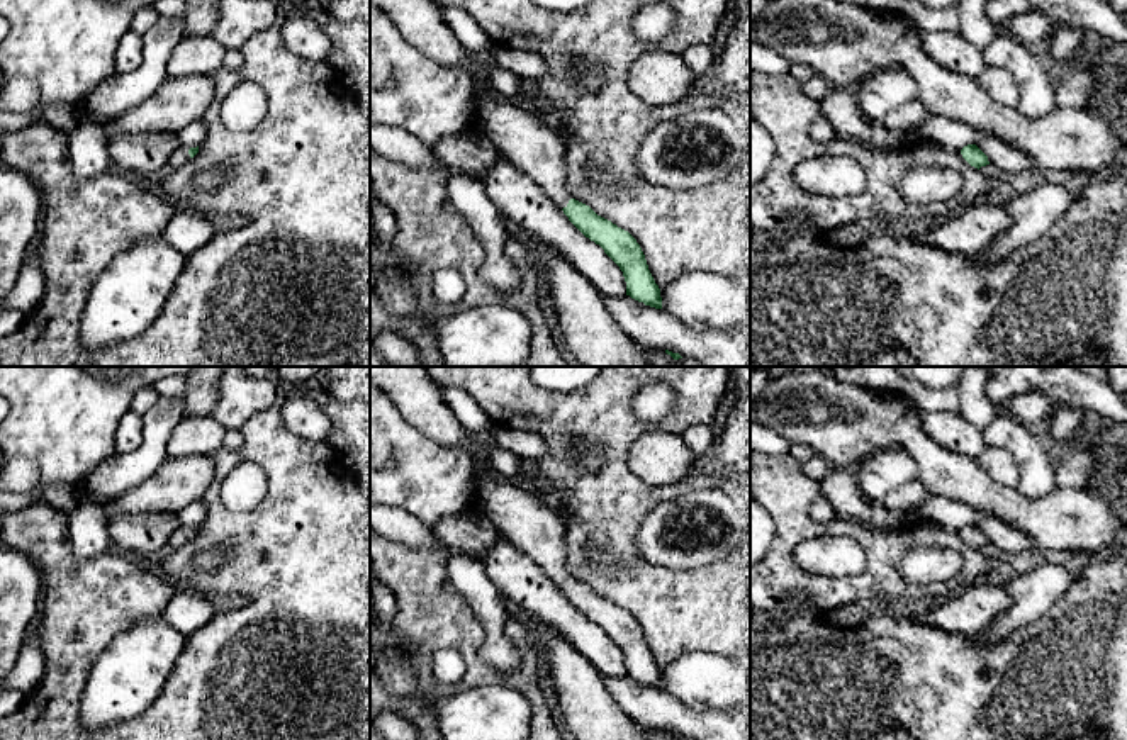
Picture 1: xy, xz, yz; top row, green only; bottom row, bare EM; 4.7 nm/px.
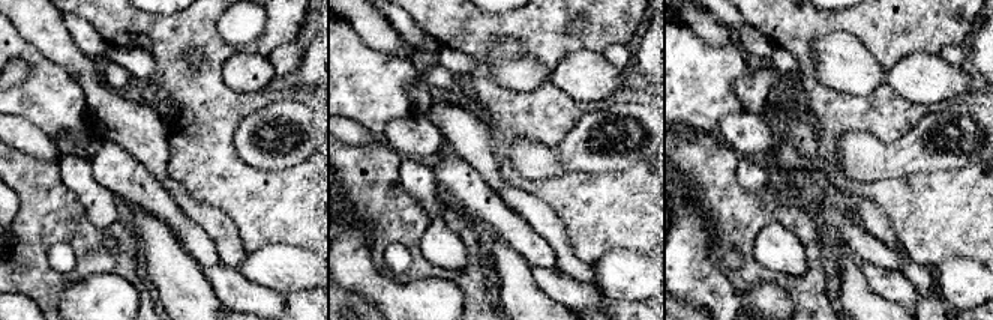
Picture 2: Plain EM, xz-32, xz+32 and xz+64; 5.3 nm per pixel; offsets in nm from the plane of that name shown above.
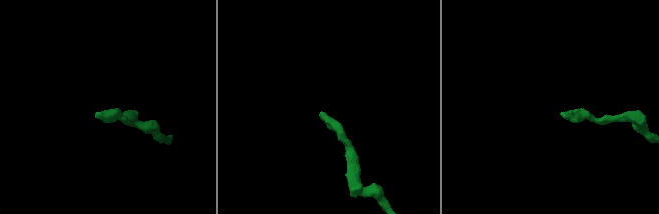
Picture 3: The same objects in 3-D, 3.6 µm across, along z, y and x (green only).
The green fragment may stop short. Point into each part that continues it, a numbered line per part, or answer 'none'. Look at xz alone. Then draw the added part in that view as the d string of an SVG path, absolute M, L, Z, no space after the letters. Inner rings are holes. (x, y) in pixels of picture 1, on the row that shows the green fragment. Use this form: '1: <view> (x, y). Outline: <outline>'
1: xz (527, 138). Outline: M370 0L399 29L404 39L440 64L463 68L479 97L477 127L496 146L497 154L528 175L560 209L567 207L567 166L564 158L564 139L547 115L540 110L526 110L516 100L502 98L482 87L484 73L474 68L472 54L460 44L445 20L436 0Z

